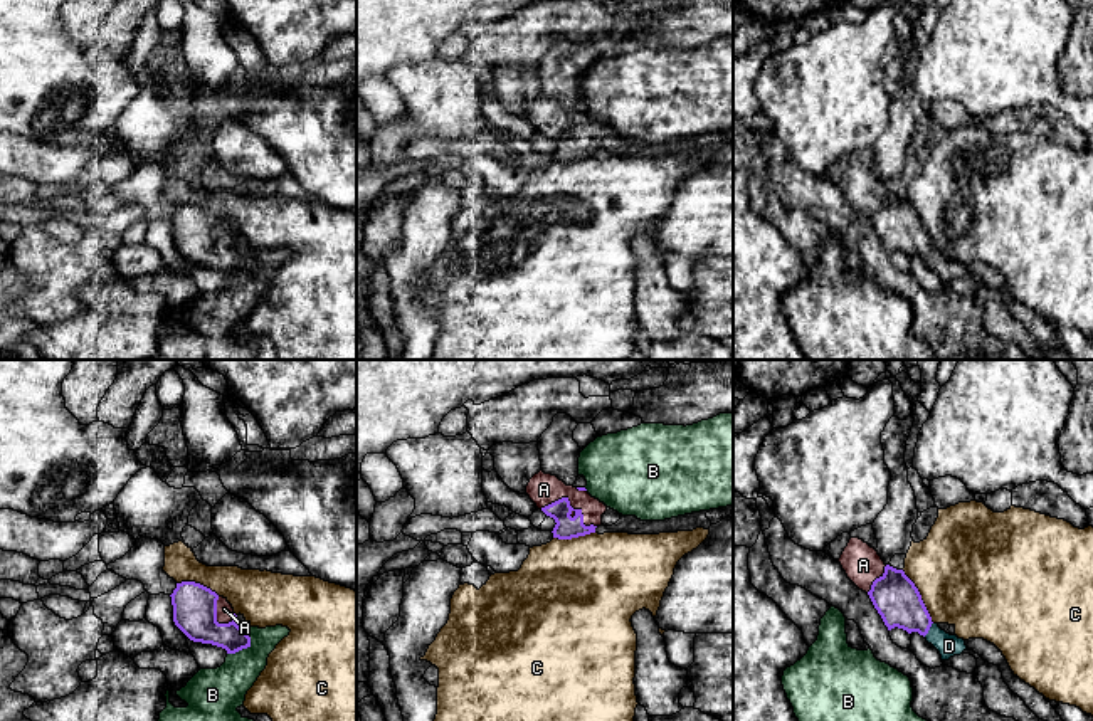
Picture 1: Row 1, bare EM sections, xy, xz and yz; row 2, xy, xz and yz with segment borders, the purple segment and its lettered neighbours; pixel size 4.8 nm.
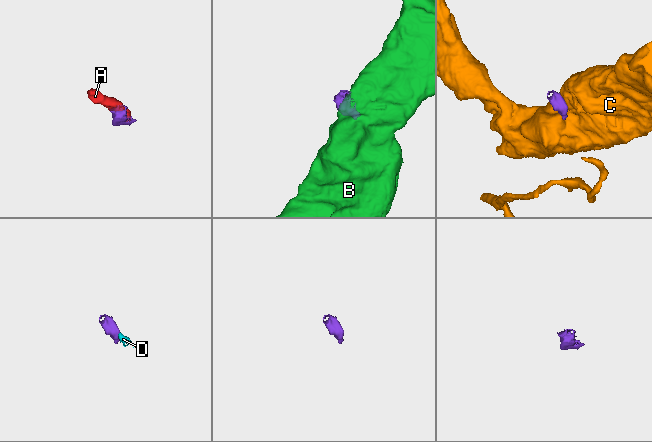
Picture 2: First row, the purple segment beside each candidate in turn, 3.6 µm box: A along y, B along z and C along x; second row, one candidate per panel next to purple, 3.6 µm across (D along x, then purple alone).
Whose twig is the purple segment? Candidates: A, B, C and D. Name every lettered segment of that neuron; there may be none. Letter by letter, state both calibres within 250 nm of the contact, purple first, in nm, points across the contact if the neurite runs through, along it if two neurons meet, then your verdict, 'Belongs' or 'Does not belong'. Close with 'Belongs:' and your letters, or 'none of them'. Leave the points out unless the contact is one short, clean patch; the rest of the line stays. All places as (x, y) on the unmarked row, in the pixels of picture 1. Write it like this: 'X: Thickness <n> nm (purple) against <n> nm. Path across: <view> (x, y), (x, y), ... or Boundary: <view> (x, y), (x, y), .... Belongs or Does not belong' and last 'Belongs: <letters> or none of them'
A: Thickness 110 nm (purple) against 150 nm. Path across: xz (567, 150), (570, 147), (570, 130), (543, 113). Belongs
B: Thickness 180 nm (purple) against 240 nm. Boundary: xy (251, 261), (246, 271), (227, 278). Does not belong
C: Thickness 220 nm (purple) against 480 nm. Does not belong
D: Thickness 220 nm (purple) against 110 nm. Path across: yz (895, 221), (929, 252), (949, 269). Belongs
Belongs: A, D

